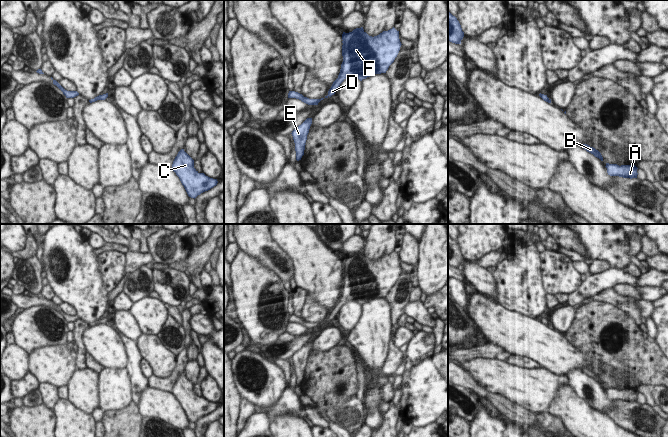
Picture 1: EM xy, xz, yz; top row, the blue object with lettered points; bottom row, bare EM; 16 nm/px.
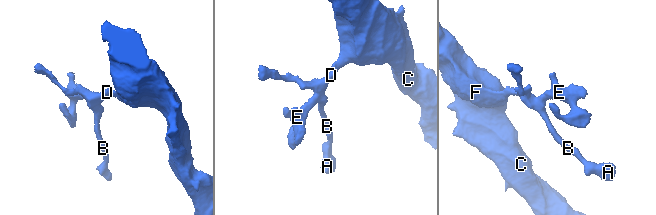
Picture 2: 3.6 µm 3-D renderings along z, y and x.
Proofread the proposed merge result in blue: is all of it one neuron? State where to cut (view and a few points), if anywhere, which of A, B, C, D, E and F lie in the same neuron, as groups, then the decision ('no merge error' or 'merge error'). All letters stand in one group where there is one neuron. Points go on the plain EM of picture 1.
cut none; groups A B C D E F; no merge error

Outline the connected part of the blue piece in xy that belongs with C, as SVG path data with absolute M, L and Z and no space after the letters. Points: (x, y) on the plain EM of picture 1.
M184 373L178 376L171 393L179 401L188 420L194 423L201 417L210 414L218 407L217 403L210 402L204 397L199 397L194 392L194 384Z

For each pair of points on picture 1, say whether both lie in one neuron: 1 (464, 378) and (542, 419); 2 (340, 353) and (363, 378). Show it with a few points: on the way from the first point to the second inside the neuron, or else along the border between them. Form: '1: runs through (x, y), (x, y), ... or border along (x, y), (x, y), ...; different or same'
1: border along (537, 414), (536, 421), (533, 424), (523, 426); different
2: border along (355, 360), (356, 394); different

